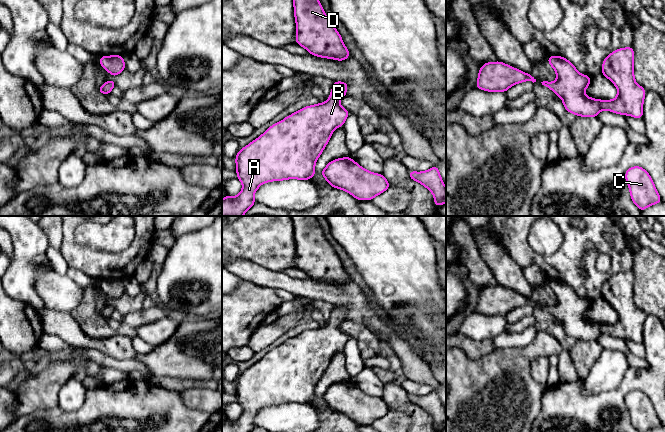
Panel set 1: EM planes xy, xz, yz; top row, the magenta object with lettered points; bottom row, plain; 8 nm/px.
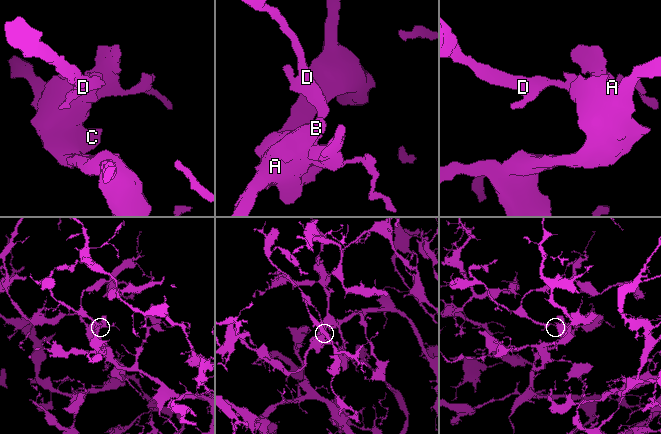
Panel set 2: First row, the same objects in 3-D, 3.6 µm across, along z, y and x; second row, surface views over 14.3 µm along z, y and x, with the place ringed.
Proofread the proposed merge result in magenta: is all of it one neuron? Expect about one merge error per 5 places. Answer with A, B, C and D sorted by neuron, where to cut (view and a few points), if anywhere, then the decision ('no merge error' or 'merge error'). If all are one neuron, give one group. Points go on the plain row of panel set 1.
A B C D | no cut | no merge error

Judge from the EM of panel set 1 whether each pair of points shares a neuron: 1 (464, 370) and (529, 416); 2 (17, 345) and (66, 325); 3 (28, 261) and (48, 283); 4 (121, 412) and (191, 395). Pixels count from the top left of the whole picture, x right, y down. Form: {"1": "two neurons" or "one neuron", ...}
{"1": "one neuron", "2": "two neurons", "3": "two neurons", "4": "two neurons"}

